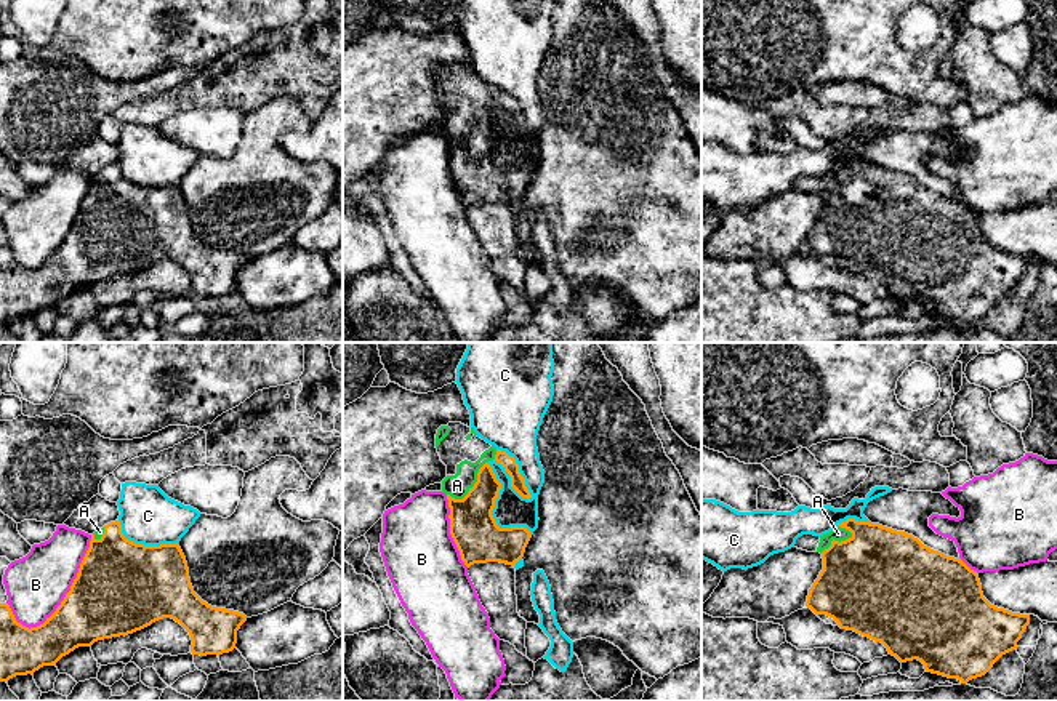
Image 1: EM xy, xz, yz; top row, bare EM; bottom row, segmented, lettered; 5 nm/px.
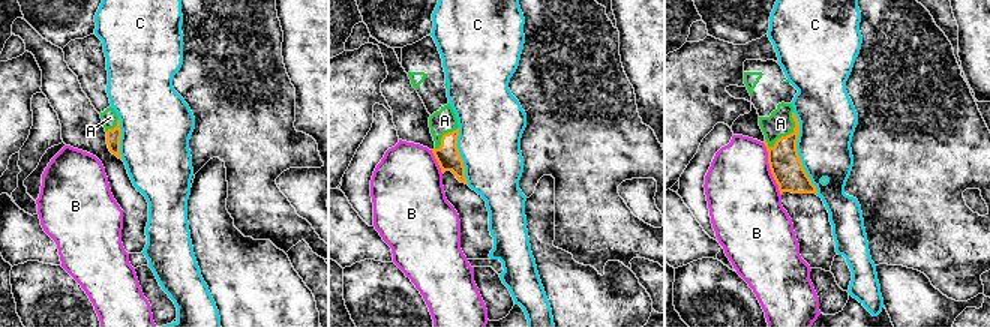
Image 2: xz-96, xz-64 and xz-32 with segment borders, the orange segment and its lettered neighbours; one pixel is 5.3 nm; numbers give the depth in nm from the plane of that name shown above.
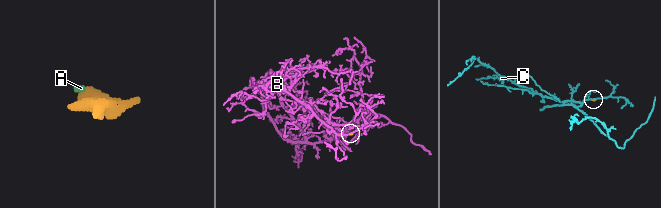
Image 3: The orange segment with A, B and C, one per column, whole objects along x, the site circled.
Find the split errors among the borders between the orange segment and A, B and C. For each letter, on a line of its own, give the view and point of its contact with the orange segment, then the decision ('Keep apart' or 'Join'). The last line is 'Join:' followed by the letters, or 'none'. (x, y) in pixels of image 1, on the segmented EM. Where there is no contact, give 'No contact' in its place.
A: Touches orange at xz (473, 487). Join
B: Touches orange at xy (69, 591). Keep apart
C: Touches orange at xz (518, 471). Keep apart
Join: A

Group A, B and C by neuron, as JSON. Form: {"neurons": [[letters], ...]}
{"neurons": [["A"], ["B"], ["C"]]}

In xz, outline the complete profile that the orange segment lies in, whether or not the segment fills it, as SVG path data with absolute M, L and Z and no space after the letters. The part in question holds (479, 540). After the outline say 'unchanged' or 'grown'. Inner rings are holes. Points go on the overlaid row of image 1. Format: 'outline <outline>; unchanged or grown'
outline M461 423L440 426L436 448L447 466L442 491L450 507L450 535L469 568L474 563L500 562L516 565L532 538L525 527L500 528L492 515L501 490L490 461L500 463L511 477L511 487L530 499L519 464L506 451L482 440Z; grown

